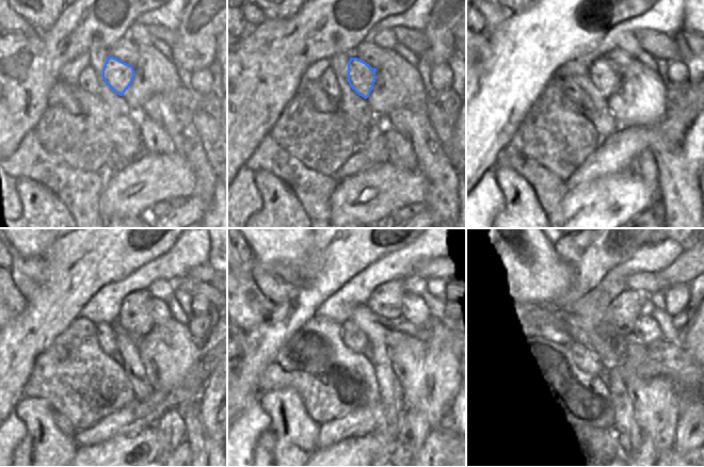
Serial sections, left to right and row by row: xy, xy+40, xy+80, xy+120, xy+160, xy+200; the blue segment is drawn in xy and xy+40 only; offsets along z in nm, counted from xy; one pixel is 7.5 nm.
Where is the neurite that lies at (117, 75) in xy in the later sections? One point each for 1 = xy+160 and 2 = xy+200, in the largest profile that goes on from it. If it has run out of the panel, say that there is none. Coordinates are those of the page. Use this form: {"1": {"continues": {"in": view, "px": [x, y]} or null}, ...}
{"1": {"continues": {"in": "xy+160", "px": [379, 316]}}, "2": {"continues": {"in": "xy+200", "px": [624, 311]}}}

